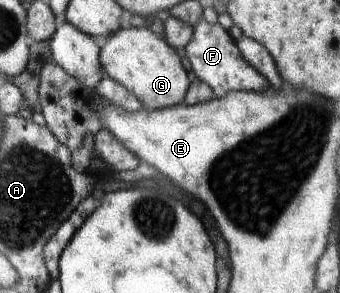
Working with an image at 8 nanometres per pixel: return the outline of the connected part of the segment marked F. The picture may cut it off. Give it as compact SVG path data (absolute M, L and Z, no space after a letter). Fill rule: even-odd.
M202 16L192 27L191 40L185 47L186 56L197 80L202 80L212 88L213 97L222 97L231 91L262 93L271 88L270 82L245 60L235 39L219 23L209 23Z

